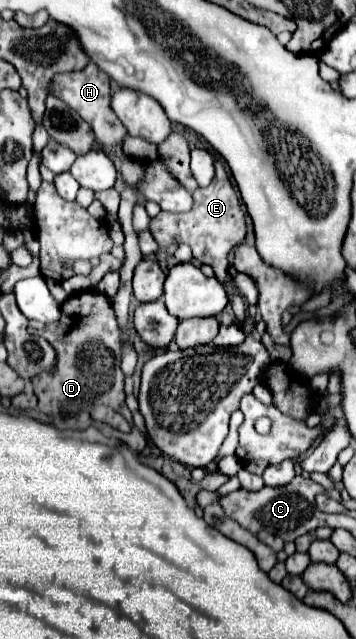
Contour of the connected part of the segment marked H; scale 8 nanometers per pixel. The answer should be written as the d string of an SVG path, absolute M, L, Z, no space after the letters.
M90 62L84 70L64 72L54 76L52 94L62 102L66 102L70 108L74 108L92 126L94 136L102 146L112 146L112 148L122 146L122 140L126 138L128 132L110 108L110 78L104 72L100 72L100 68L94 62Z

